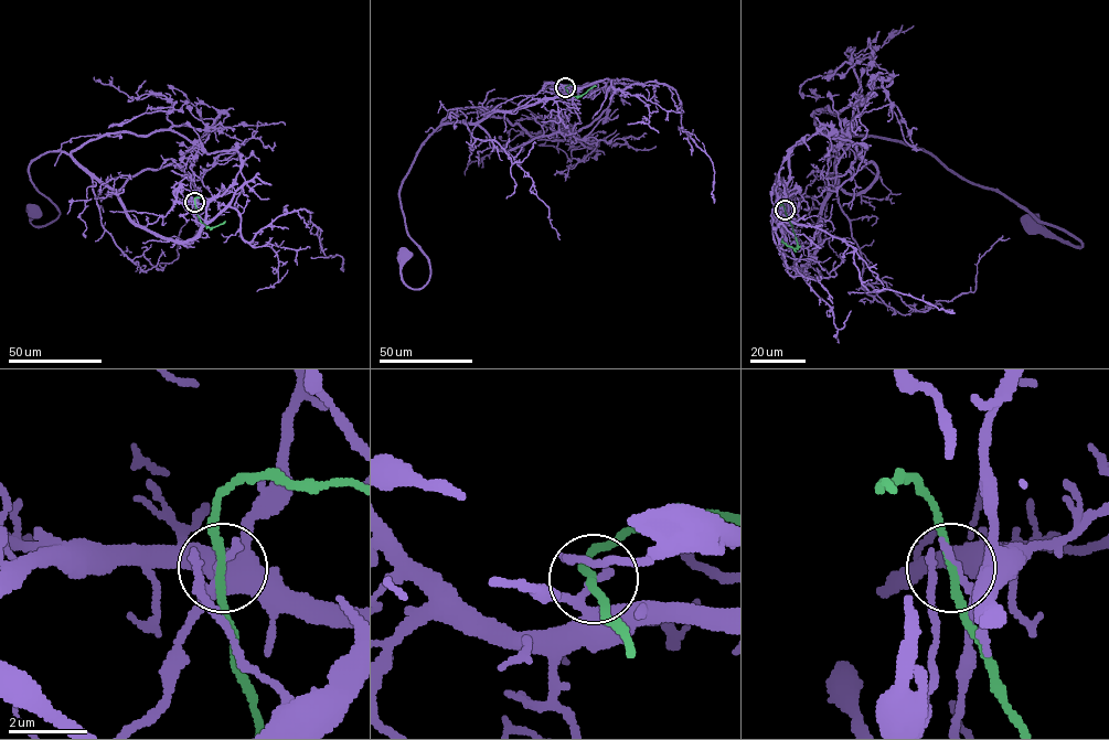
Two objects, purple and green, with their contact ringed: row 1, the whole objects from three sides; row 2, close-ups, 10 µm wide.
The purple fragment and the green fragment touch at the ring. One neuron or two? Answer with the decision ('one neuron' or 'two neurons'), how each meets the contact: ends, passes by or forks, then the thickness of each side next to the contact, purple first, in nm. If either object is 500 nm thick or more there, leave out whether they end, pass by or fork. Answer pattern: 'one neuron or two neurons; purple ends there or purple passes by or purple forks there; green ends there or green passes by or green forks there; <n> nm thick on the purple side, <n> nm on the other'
one neuron; purple forks there; green passes by; 110 nm thick on the purple side, 190 nm on the other

